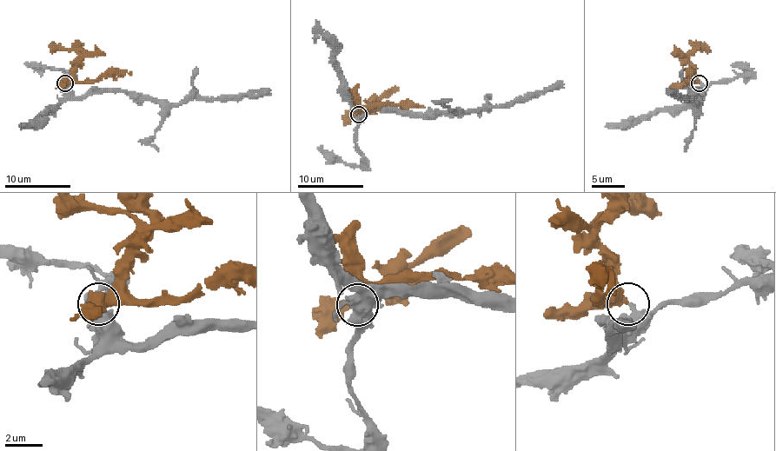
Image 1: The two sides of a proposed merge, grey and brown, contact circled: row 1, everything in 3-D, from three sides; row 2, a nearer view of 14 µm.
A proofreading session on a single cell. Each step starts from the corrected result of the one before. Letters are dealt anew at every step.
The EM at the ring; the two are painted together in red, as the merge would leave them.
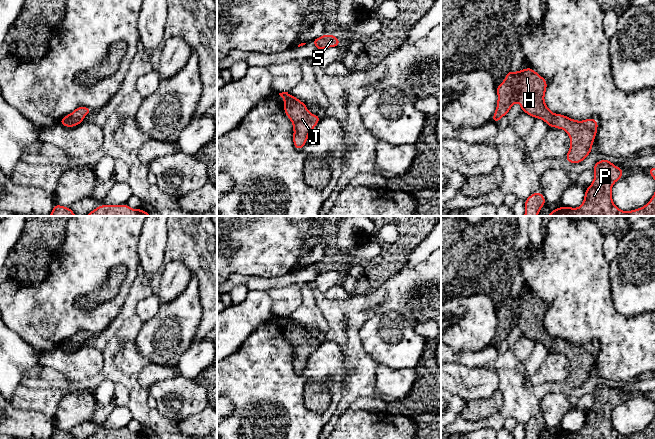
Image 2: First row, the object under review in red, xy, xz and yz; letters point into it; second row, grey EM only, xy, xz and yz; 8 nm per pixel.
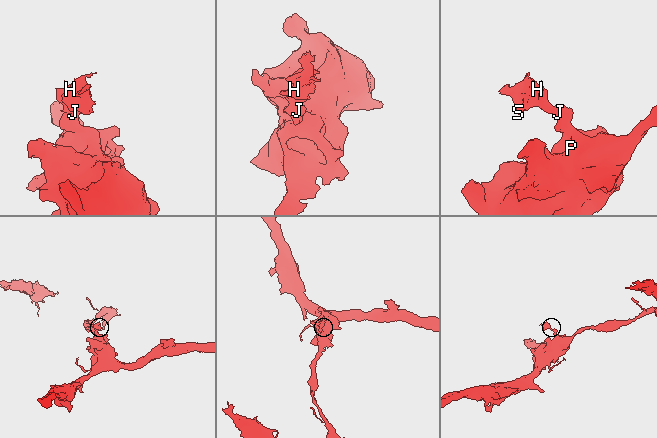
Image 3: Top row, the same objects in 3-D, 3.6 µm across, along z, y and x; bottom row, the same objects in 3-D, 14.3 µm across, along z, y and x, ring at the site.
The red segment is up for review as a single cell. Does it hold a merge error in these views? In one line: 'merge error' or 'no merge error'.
no merge error

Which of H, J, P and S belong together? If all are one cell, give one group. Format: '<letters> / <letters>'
H J P S

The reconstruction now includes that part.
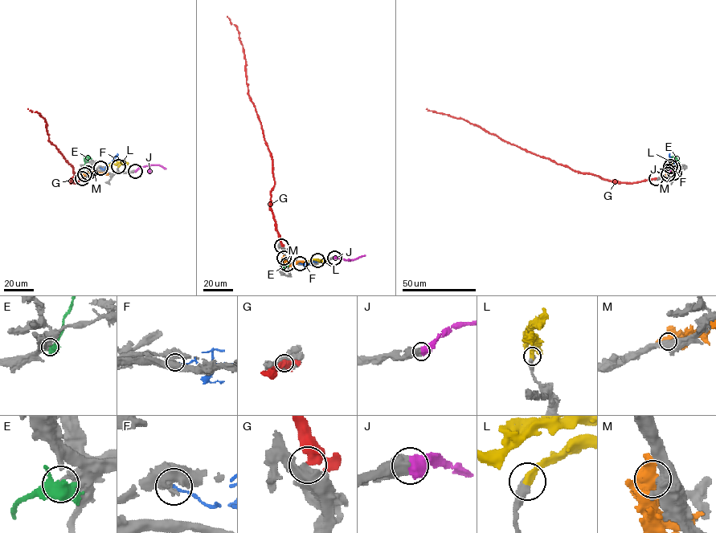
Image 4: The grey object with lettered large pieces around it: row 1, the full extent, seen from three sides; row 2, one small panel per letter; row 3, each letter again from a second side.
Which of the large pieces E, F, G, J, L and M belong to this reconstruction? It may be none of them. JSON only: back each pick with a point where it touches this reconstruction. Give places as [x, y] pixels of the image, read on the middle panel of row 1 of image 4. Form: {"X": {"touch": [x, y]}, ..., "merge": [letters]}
{"J": {"touch": [334, 258]}, "L": {"touch": [317, 260]}, "merge": ["J", "L"]}

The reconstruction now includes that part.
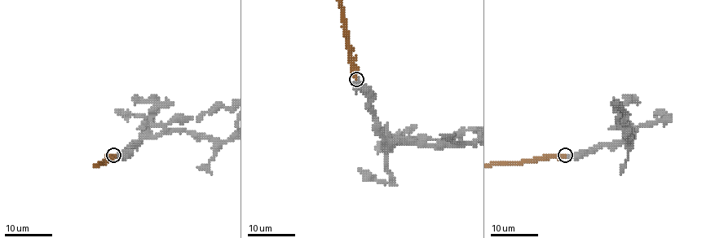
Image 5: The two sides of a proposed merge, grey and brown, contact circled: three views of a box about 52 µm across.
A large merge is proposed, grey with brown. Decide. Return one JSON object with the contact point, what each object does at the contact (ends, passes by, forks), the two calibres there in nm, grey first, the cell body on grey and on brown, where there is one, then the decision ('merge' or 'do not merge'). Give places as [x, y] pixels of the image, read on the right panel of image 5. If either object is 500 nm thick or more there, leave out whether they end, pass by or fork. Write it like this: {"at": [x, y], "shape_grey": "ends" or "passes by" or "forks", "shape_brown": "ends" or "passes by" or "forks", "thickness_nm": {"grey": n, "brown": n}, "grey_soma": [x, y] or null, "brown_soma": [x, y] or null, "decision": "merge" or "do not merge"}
{"at": [565, 155], "shape_grey": "passes by", "shape_brown": "passes by", "thickness_nm": {"grey": 480, "brown": 280}, "grey_soma": null, "brown_soma": null, "decision": "merge"}

